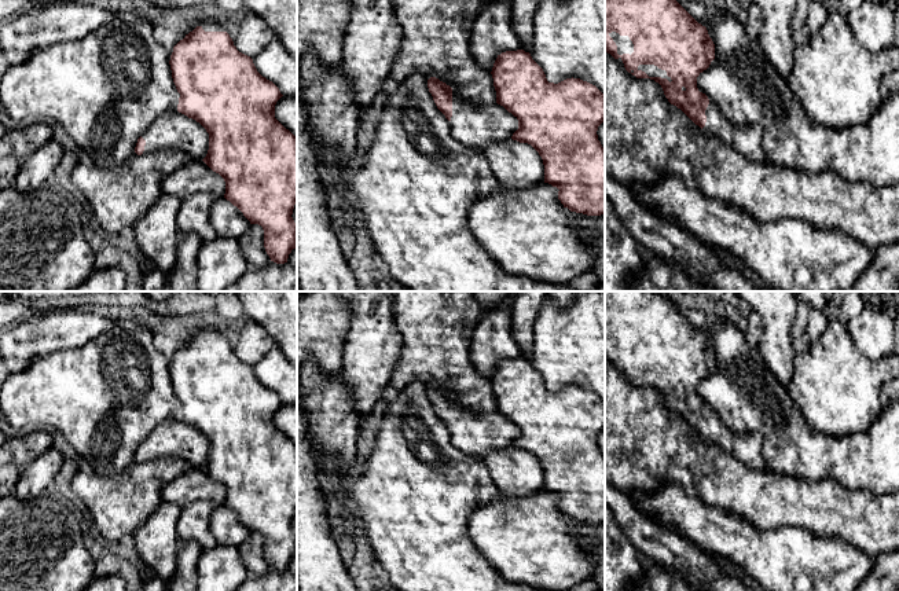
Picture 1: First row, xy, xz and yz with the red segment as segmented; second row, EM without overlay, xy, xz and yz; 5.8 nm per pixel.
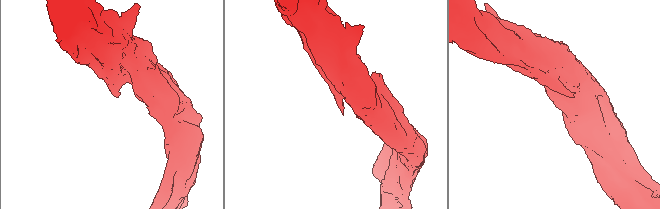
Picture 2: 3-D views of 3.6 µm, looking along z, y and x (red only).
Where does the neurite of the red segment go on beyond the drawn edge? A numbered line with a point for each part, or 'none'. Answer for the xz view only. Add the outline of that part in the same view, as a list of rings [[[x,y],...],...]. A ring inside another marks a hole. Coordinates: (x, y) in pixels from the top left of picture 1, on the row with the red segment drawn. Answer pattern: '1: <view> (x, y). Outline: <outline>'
1: xz (476, 127). Outline: [[[452,92],[451,136],[469,148],[484,153],[492,143],[511,140],[518,120],[503,106],[474,106]]]

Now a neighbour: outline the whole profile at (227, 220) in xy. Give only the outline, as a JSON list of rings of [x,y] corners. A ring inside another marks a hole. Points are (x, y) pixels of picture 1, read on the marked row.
[[[225,198],[214,201],[210,209],[210,224],[220,238],[239,239],[250,227],[243,213]]]

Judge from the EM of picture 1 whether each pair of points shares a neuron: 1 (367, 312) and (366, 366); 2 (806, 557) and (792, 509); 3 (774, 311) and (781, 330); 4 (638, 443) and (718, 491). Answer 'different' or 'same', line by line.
1: same
2: different
3: same
4: same

